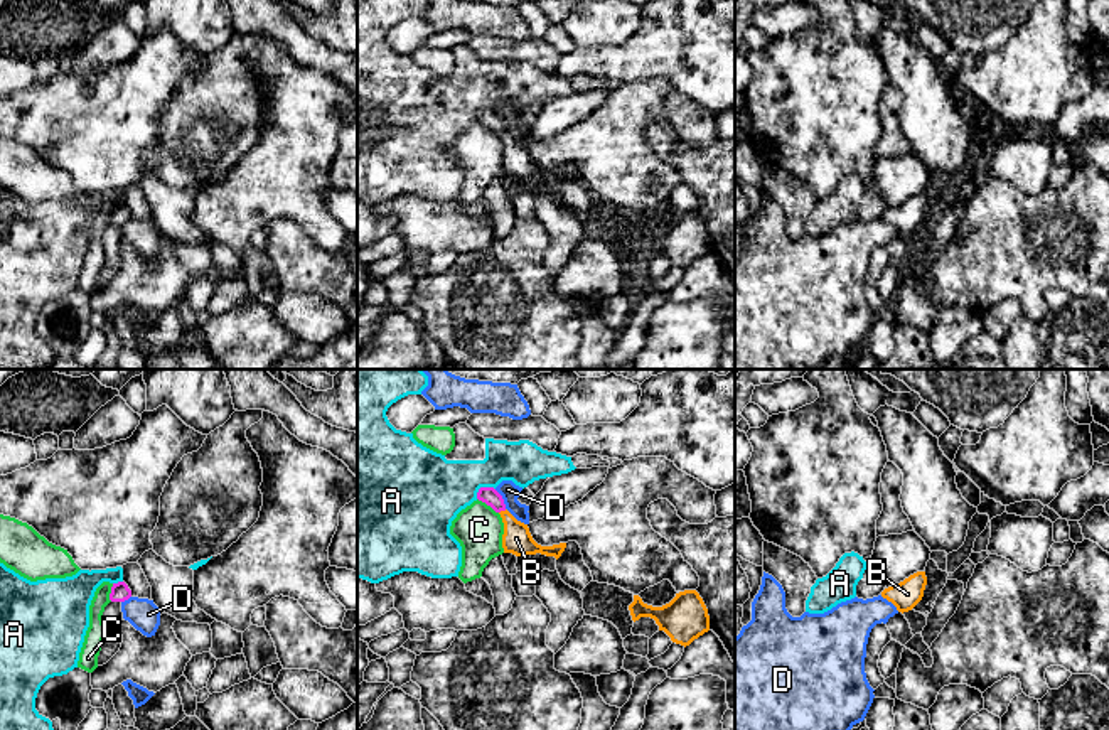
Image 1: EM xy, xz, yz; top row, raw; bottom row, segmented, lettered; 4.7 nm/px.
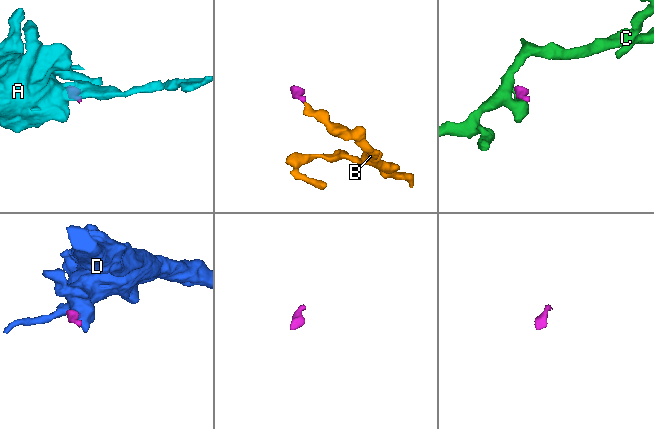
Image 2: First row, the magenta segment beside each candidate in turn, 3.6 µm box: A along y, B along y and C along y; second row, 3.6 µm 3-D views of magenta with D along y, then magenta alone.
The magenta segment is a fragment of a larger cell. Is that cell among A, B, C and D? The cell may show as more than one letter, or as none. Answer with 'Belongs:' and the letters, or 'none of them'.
Belongs: B

